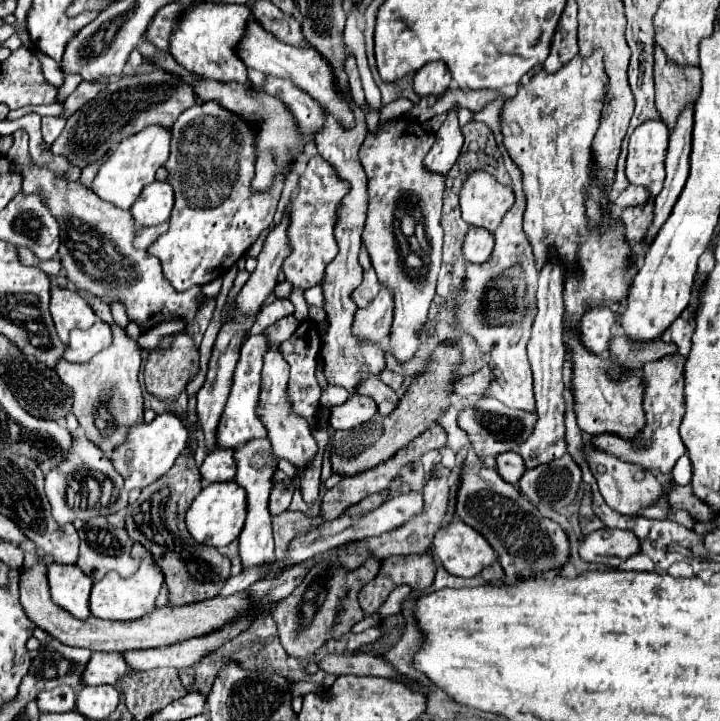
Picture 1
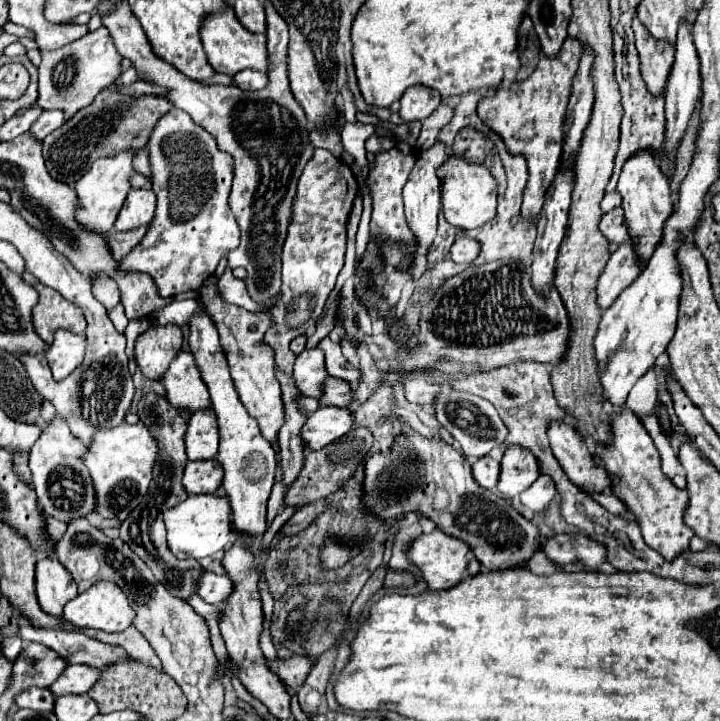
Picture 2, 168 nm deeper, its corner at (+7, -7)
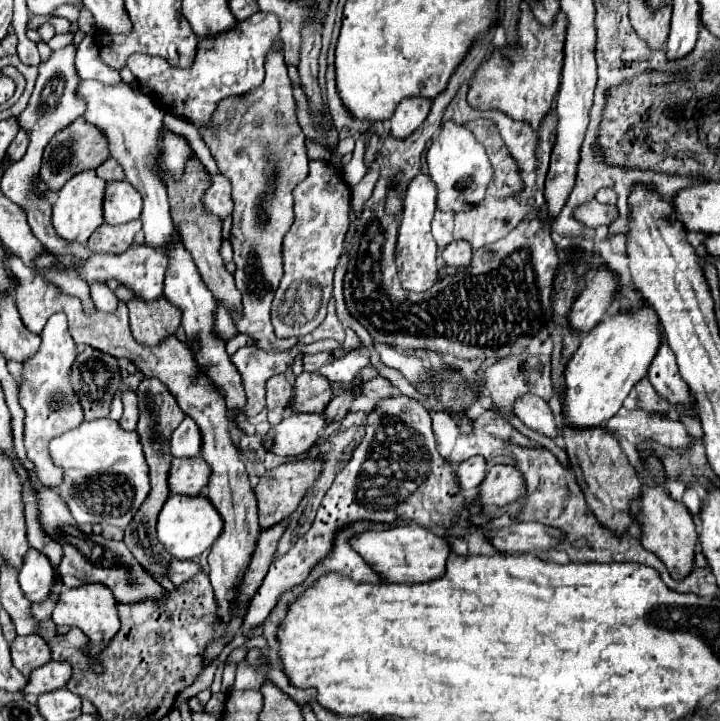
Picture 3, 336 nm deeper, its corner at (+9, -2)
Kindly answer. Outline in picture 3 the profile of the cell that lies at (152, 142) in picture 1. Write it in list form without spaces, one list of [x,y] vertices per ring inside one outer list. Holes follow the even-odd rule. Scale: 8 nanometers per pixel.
[[[90,169],[90,171],[82,171],[78,175],[74,175],[56,193],[56,201],[52,205],[52,225],[64,241],[68,241],[68,243],[76,241],[76,243],[84,245],[88,241],[88,237],[96,231],[96,227],[100,227],[100,223],[104,223],[104,215],[102,215],[104,187],[106,187],[106,181],[96,177],[96,173]]]

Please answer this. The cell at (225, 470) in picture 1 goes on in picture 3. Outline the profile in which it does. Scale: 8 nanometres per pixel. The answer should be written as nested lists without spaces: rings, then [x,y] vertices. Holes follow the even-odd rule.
[[[188,457],[188,459],[172,459],[168,485],[172,493],[182,495],[200,495],[208,485],[210,467],[202,457]]]

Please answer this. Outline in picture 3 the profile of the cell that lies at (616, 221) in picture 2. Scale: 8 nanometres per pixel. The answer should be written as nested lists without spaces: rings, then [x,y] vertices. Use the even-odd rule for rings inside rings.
[[[596,199],[584,201],[574,209],[574,219],[584,223],[586,227],[598,227],[598,225],[610,225],[618,217],[618,211],[614,205],[602,205]]]

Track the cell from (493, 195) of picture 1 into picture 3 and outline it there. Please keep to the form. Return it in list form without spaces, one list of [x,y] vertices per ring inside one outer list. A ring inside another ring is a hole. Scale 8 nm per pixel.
[[[444,121],[438,135],[430,139],[426,149],[428,175],[438,187],[438,207],[442,211],[468,211],[478,207],[484,199],[486,187],[492,181],[492,165],[484,147],[474,139],[474,135],[454,121]]]

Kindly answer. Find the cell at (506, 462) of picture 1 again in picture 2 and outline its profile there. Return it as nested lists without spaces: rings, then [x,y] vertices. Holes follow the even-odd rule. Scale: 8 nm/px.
[[[484,456],[482,460],[474,462],[472,472],[474,472],[474,480],[482,486],[482,488],[494,488],[498,484],[498,464],[494,458]]]

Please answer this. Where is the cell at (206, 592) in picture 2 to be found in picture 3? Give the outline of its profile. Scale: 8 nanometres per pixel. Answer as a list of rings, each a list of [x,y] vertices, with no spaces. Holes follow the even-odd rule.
[[[170,559],[168,563],[168,579],[174,585],[184,583],[186,579],[190,579],[194,573],[200,571],[200,565],[194,561],[180,561],[180,559]]]

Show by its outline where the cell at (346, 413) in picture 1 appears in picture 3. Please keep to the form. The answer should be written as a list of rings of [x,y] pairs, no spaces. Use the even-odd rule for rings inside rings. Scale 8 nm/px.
[[[292,413],[278,425],[270,427],[262,437],[268,451],[284,457],[298,457],[312,449],[318,441],[318,433],[326,427],[322,413]]]

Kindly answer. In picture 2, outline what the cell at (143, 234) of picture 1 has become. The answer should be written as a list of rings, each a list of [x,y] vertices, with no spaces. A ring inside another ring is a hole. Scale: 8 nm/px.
[[[140,226],[140,228],[134,228],[134,230],[128,230],[128,232],[116,232],[112,236],[112,232],[108,234],[108,244],[112,248],[112,256],[116,260],[122,260],[122,256],[126,256],[126,252],[130,252],[136,244],[140,244],[140,240],[144,238],[144,234],[148,232],[146,226]]]

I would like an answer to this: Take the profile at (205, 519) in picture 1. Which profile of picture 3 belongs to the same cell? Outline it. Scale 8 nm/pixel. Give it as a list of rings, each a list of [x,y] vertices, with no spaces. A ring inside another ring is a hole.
[[[170,495],[158,515],[156,535],[172,557],[194,559],[212,547],[212,543],[218,539],[222,531],[222,525],[224,525],[222,517],[218,515],[218,511],[212,507],[212,503],[204,495],[196,495],[196,497]]]

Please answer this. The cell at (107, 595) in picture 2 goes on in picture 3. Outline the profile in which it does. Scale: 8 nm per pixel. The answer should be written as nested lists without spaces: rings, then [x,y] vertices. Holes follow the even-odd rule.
[[[100,583],[82,585],[76,589],[64,589],[52,611],[52,621],[54,621],[54,625],[68,625],[68,627],[78,627],[84,631],[84,635],[88,637],[88,645],[82,649],[82,653],[90,659],[92,669],[102,673],[102,665],[100,665],[98,657],[108,647],[110,639],[118,633],[118,627],[120,627],[116,599],[114,599],[112,591]]]

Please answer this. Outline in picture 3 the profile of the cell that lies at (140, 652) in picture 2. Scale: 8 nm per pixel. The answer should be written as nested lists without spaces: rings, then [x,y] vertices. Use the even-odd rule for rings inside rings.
[[[48,599],[48,601],[44,601],[44,603],[32,603],[30,613],[32,613],[32,617],[34,617],[36,621],[46,621],[46,619],[50,619],[52,609],[54,609],[54,601]]]

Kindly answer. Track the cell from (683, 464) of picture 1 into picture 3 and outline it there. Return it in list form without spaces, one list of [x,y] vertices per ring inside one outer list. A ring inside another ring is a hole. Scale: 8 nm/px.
[[[688,487],[686,493],[684,493],[684,505],[686,505],[686,509],[688,509],[694,517],[700,513],[700,497],[698,497],[698,493],[696,493],[692,487]]]

